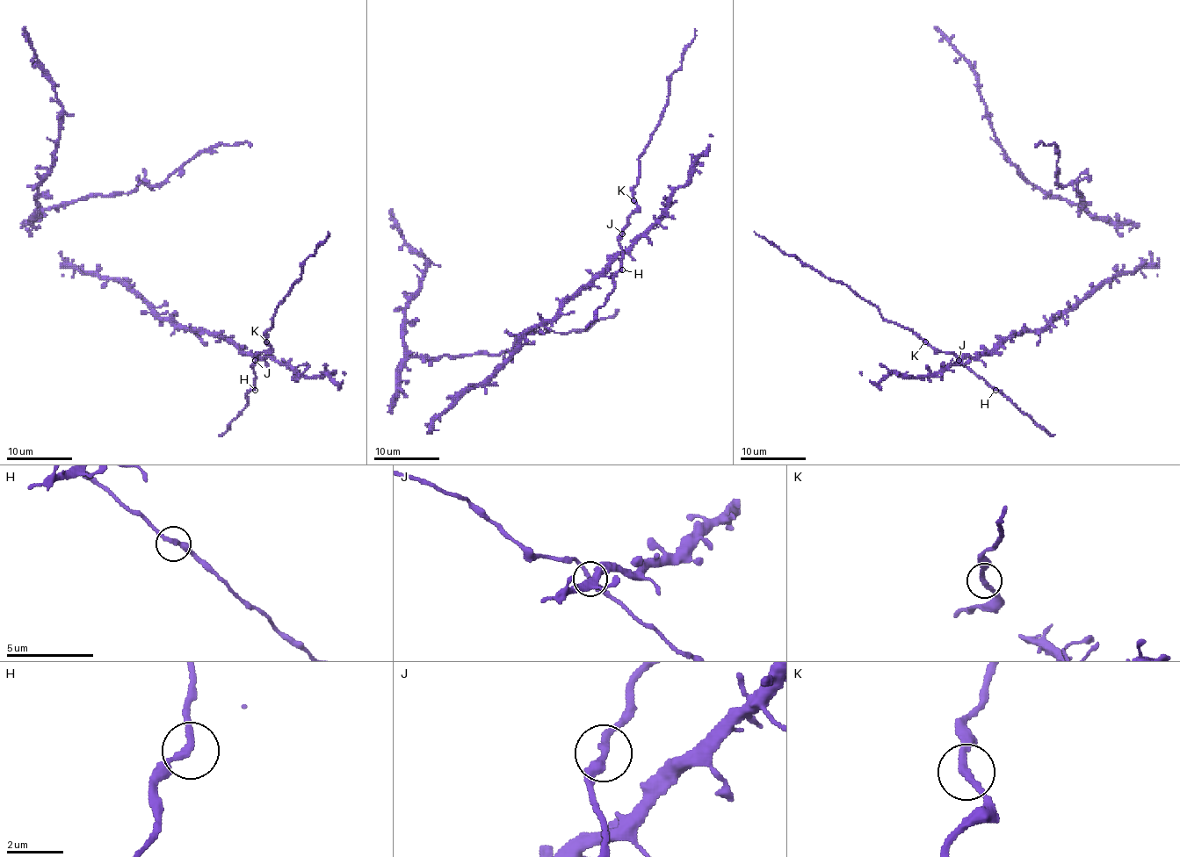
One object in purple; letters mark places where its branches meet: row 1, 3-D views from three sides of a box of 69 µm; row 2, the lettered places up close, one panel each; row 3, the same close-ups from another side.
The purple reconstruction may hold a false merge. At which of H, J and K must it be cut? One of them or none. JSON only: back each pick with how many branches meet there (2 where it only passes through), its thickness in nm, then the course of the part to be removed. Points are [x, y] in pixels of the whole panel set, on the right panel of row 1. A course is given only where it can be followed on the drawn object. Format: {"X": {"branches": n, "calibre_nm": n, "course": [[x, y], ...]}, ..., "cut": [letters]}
{"cut": []}

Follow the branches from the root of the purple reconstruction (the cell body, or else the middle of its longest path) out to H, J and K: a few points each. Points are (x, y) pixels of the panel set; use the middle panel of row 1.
H: (506, 359), (531, 329), (544, 326), (582, 286), (628, 248), (632, 241), (624, 234), (618, 241), (622, 270)
J: (506, 359), (531, 329), (544, 326), (582, 286), (628, 248), (632, 241), (622, 234)
K: (506, 359), (531, 329), (544, 326), (628, 248), (632, 241), (624, 228), (637, 207), (633, 200)

